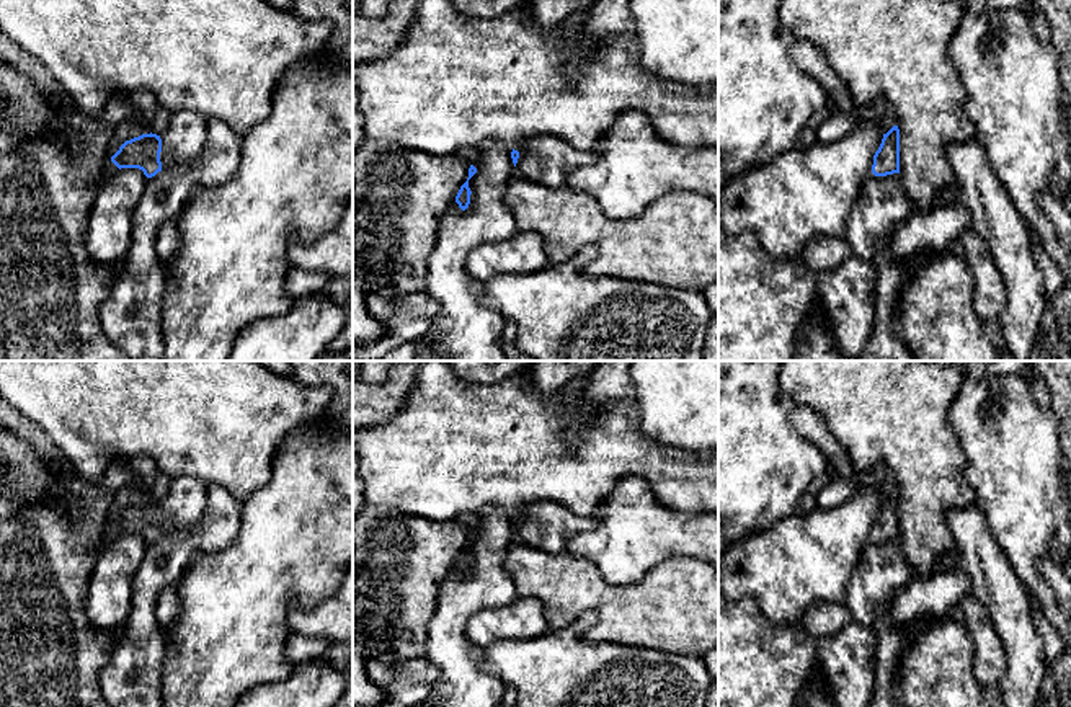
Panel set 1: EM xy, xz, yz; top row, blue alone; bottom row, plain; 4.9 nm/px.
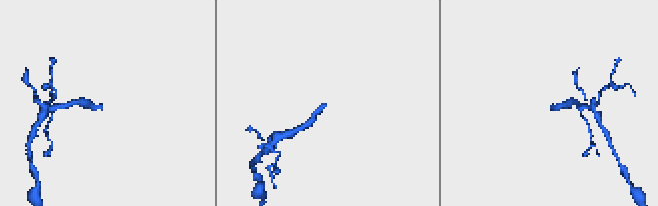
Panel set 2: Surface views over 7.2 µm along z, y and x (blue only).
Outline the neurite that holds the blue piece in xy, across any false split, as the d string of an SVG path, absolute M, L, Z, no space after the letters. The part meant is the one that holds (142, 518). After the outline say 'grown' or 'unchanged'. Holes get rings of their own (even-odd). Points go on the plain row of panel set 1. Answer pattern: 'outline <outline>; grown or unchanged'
outline M176 477L163 500L150 498L126 506L111 527L119 536L139 534L147 544L162 536L176 534L201 519L207 503L207 488L198 478Z; grown

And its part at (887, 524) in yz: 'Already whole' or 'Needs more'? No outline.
Already whole

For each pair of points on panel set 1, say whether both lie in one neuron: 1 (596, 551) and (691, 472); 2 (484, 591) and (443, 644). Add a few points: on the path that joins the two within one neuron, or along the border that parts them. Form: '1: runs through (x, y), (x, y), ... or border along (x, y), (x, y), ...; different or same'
1: border along (629, 475), (640, 475), (665, 506), (694, 511); different
2: runs through (471, 601), (448, 624), (446, 631); same

